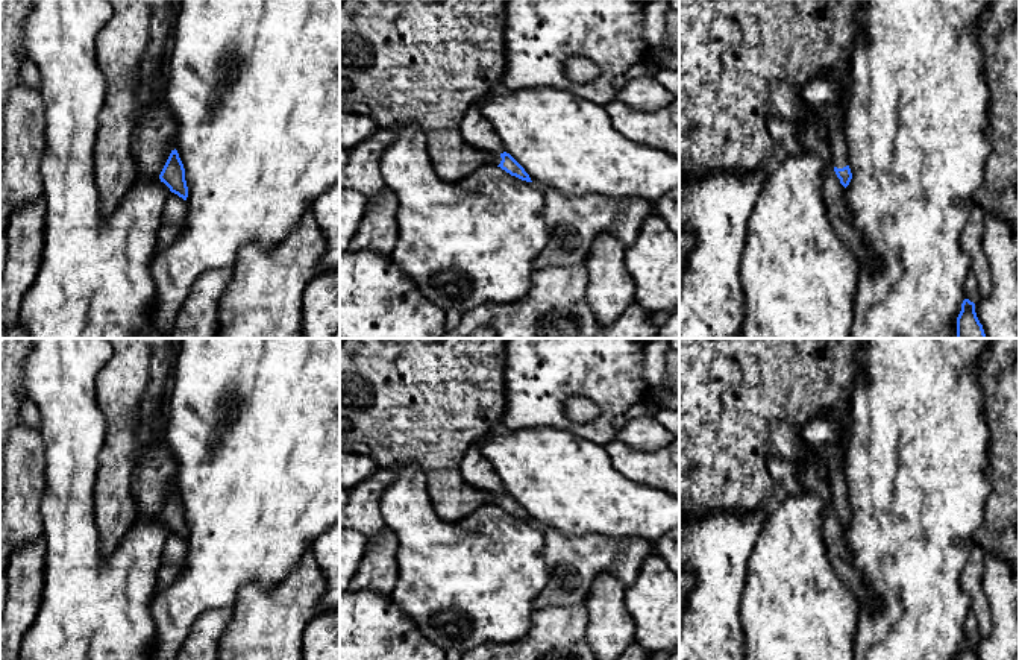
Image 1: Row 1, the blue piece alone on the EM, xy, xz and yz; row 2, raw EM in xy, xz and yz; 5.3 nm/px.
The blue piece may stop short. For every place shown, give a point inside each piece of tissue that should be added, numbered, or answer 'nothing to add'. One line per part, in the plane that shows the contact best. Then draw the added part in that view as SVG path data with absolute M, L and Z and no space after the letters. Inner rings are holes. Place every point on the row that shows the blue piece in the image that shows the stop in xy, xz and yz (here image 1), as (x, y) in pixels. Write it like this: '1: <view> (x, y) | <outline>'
1: yz (834, 114) | M837 102L823 108L823 117L828 129L828 140L832 149L832 167L843 168L849 165L848 144L845 138L846 103Z

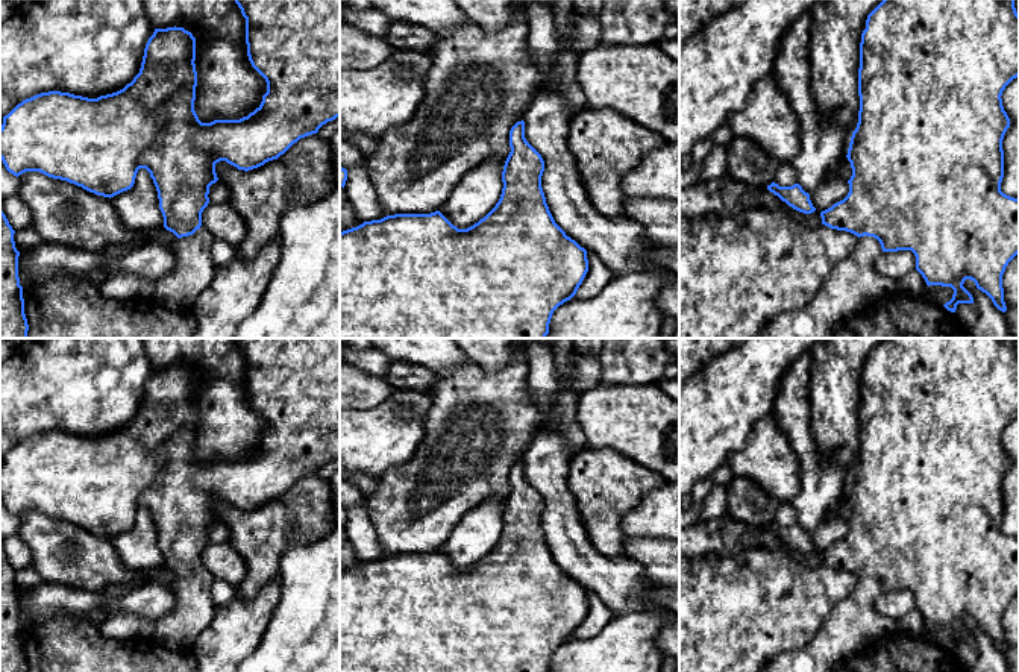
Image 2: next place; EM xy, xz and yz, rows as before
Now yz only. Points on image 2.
1: yz (854, 284) | M860 237L851 255L828 275L813 302L782 311L754 338L825 338L831 326L895 293L896 281L875 268L883 253L873 237Z

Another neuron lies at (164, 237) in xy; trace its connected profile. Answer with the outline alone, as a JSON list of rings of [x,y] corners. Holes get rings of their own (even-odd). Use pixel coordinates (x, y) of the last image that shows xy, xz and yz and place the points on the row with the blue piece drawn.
[[[165,228],[156,231],[156,232],[150,232],[149,237],[146,240],[143,240],[143,244],[146,243],[159,243],[162,244],[164,247],[168,247],[173,244],[173,241],[176,240],[177,237],[167,231]]]

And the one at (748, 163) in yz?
[[[734,137],[726,152],[726,173],[732,179],[758,188],[775,182],[779,162],[767,155],[755,141]]]

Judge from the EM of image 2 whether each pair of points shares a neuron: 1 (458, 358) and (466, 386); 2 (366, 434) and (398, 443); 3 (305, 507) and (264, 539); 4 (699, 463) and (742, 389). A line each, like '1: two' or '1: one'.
1: two
2: one
3: one
4: one

